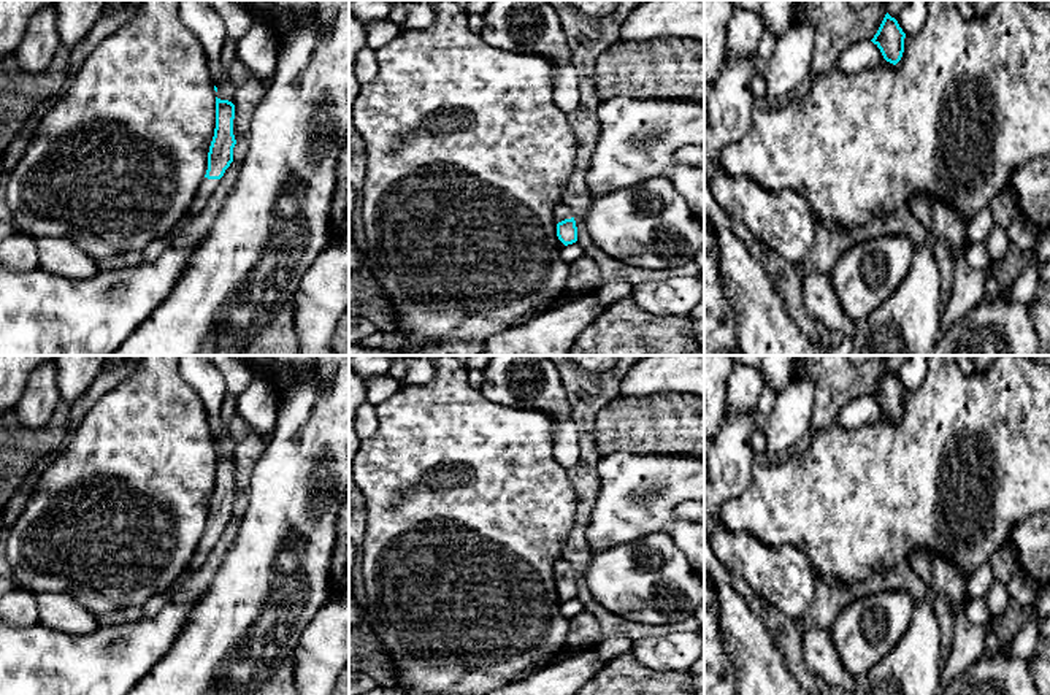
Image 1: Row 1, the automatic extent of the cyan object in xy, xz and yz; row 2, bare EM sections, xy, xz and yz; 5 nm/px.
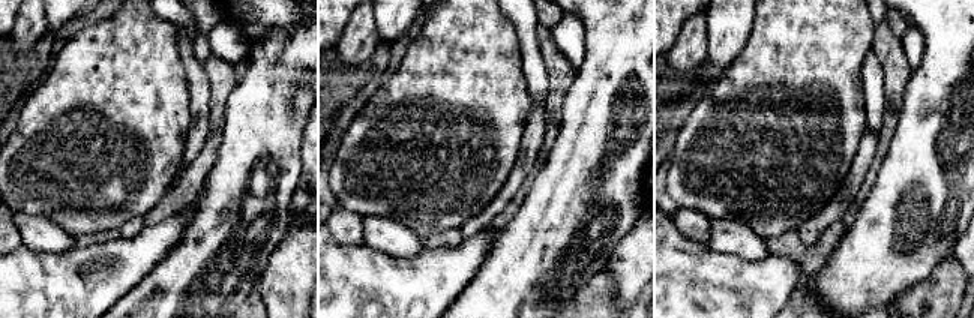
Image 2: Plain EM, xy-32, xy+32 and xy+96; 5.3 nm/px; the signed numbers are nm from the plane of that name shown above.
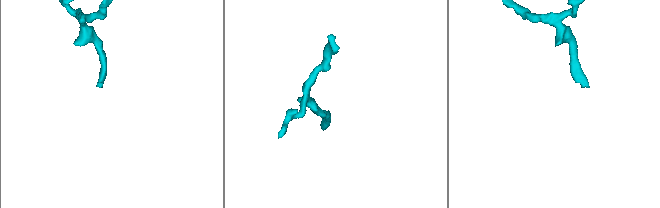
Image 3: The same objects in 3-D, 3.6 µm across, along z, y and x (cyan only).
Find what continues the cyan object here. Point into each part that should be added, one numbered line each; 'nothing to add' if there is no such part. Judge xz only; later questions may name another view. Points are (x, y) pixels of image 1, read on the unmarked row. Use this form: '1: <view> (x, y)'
1: xz (560, 567)

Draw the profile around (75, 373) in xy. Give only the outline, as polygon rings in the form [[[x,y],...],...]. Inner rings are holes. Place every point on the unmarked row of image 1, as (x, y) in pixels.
[[[57,355],[54,359],[60,400],[71,406],[108,368],[108,355]]]

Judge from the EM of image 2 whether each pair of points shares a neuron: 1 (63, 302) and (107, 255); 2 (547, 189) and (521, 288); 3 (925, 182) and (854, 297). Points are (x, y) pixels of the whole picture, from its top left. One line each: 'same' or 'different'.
1: same
2: same
3: same

